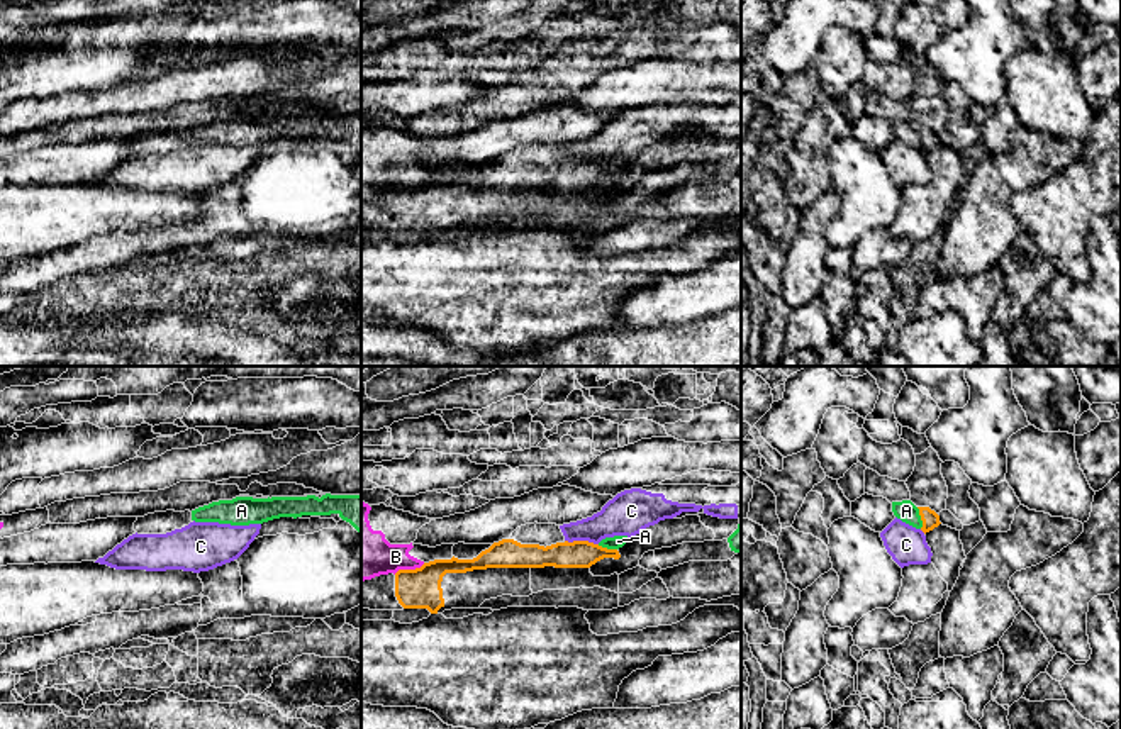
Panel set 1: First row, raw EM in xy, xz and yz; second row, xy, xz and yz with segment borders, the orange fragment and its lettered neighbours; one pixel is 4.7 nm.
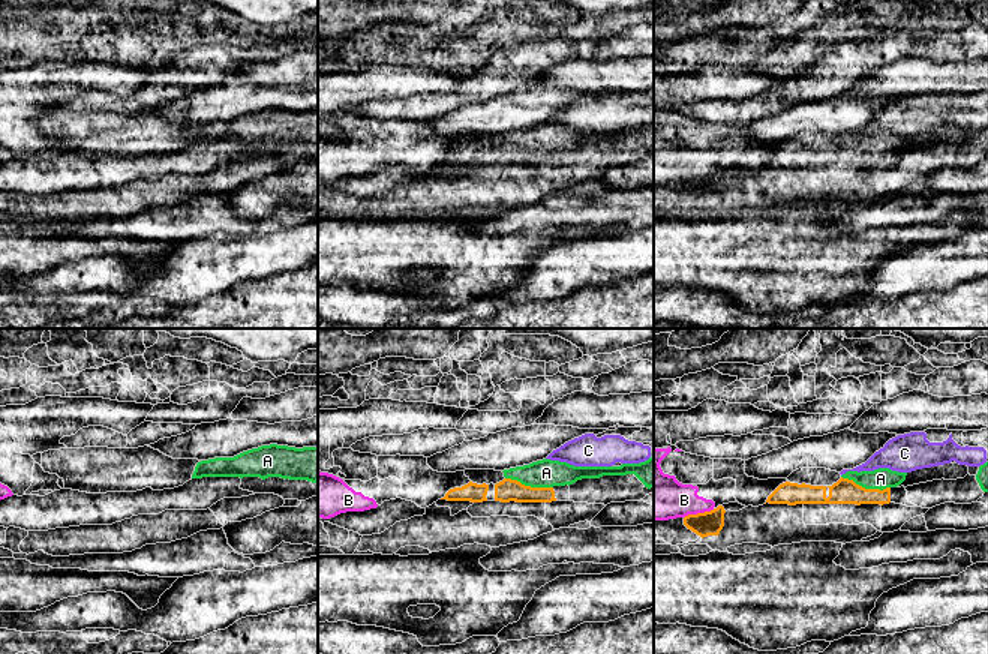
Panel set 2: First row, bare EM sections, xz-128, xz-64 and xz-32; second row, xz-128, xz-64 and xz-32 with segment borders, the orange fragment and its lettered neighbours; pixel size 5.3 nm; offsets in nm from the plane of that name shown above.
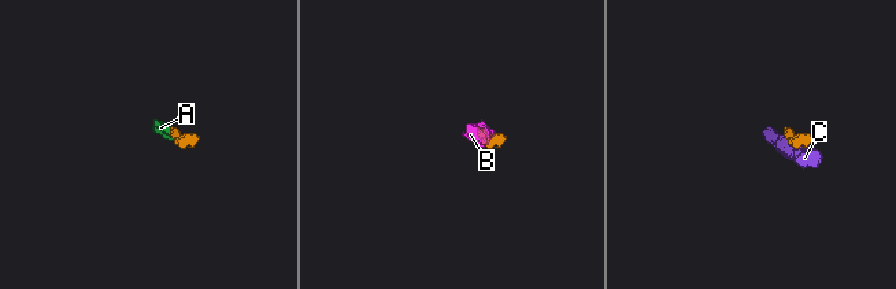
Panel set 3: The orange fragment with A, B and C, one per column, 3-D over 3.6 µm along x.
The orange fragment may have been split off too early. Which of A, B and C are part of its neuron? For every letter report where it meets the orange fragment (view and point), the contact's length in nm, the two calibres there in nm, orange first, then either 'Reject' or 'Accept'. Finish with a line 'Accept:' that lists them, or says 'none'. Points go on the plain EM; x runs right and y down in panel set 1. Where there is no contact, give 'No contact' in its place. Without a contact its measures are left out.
A: Touches orange at yz (921, 138). Shared border 110 nm. Thickness 80 nm (orange) against 100 nm. Accept
B: Touches orange at xz (409, 190). Shared border 160 nm. Thickness 190 nm (orange) against 260 nm. Reject
C: Touches orange at xz (582, 161). Shared border 160 nm. Thickness 130 nm (orange) against 200 nm. Reject
Accept: A

